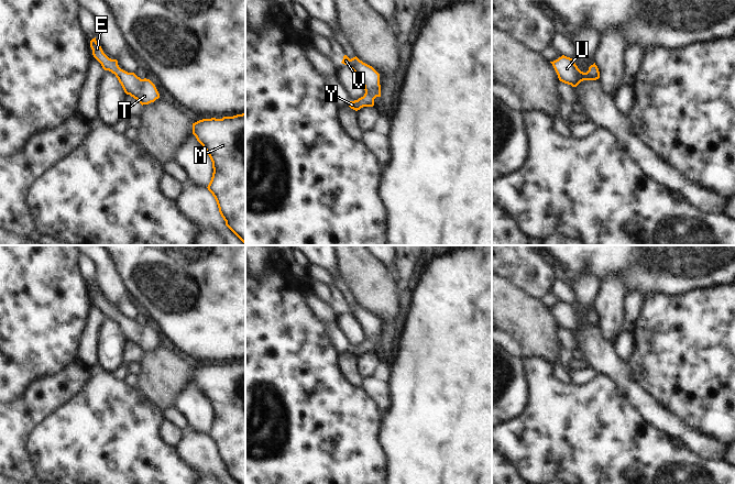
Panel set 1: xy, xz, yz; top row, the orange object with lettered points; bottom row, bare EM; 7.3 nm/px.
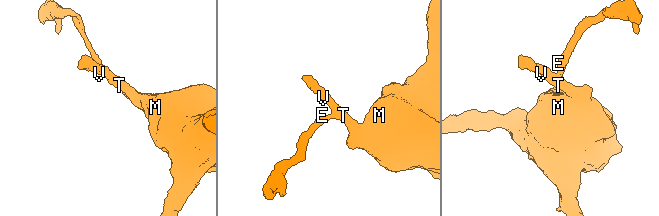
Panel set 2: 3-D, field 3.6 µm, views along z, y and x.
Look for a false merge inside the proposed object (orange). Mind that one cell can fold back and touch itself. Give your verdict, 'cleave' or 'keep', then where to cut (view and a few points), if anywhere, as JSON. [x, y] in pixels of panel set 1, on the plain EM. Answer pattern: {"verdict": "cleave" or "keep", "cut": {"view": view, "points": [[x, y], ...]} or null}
{"verdict": "keep", "cut": null}

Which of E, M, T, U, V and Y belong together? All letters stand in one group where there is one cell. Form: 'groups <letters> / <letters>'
groups E M T U V Y

